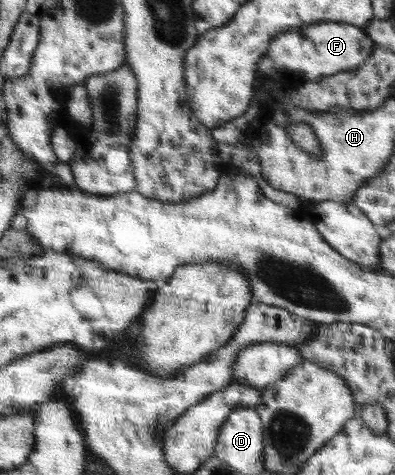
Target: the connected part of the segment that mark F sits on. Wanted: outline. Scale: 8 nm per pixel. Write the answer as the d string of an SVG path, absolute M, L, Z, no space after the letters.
M321 22L299 26L278 35L270 41L269 49L258 63L258 71L263 77L277 72L300 73L305 80L319 80L342 71L359 67L376 47L360 26L339 22Z

